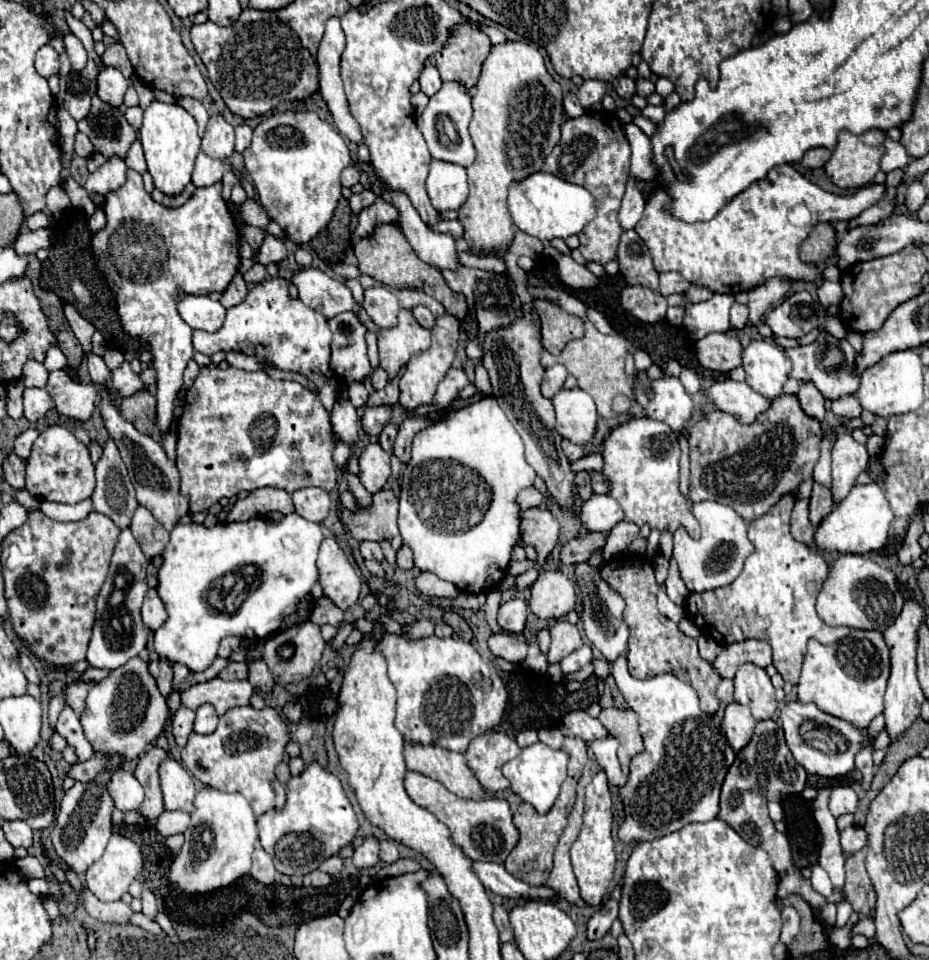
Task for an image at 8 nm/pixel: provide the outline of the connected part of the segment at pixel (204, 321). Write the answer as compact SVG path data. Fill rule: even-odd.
M178 292L178 314L184 318L184 322L194 330L206 330L216 332L224 324L224 306L220 302L210 300L208 296L194 296Z

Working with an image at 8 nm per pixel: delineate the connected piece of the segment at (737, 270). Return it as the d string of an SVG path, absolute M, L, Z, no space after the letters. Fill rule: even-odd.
M782 164L772 168L764 180L730 200L726 208L708 222L684 224L674 220L664 212L670 198L664 190L656 190L646 200L644 214L634 230L646 242L658 272L678 272L688 282L706 286L712 292L746 292L772 276L784 276L796 282L814 280L820 284L822 270L800 262L798 246L818 222L852 220L862 210L876 204L882 194L884 186L870 184L856 194L836 196L808 182L792 166Z

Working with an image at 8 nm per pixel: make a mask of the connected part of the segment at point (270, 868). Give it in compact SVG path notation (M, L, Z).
M260 846L254 850L252 854L252 872L250 876L256 878L258 882L262 884L274 884L276 882L276 868L274 868L274 862L270 858L270 854L266 854Z

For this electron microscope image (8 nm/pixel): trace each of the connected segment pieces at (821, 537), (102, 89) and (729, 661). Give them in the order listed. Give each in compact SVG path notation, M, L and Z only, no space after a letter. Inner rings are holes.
M876 482L870 484L856 484L848 498L844 498L834 510L822 520L822 524L816 530L816 544L822 550L828 552L852 552L852 554L866 554L866 552L880 552L884 550L890 542L890 524L894 520L894 512L890 510L890 504L886 500L886 494L882 486Z
M104 66L100 72L98 72L98 96L112 104L112 106L120 106L122 104L122 98L128 90L128 80L120 74L118 68L110 68L110 66Z
M746 640L746 642L734 642L730 646L724 646L722 654L714 660L714 668L722 678L734 678L738 666L754 662L756 666L770 666L772 664L772 650L768 642L762 640Z

